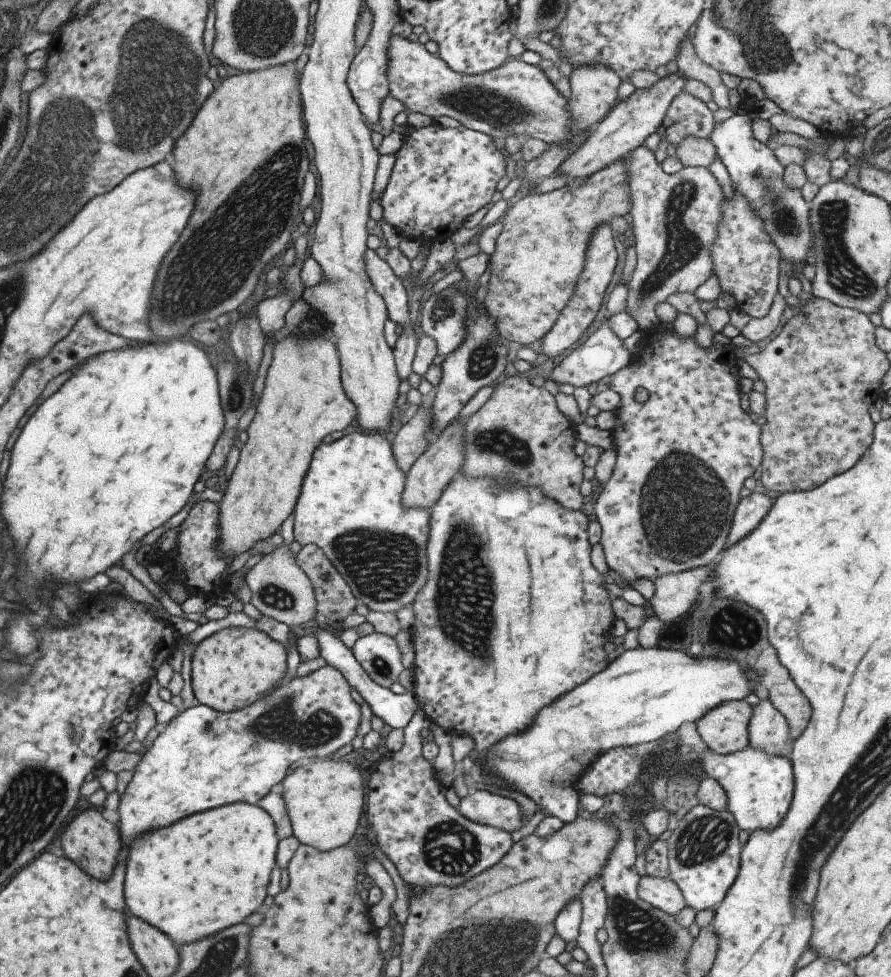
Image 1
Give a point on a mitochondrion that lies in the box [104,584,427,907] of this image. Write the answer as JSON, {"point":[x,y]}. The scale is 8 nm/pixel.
{"point":[277,724]}

